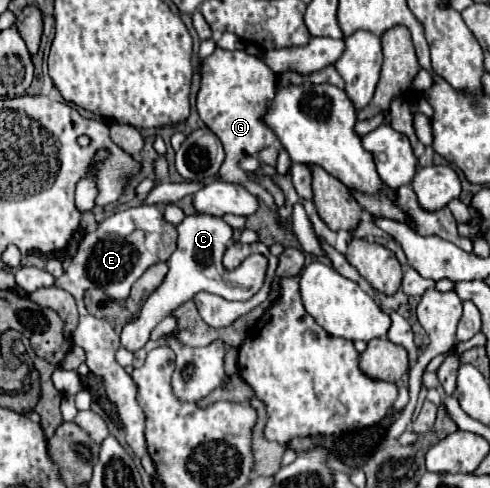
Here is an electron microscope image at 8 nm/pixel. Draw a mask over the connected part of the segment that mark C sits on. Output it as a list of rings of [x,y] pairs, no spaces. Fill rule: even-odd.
[[[202,212],[188,214],[182,220],[182,224],[178,224],[178,248],[172,254],[172,258],[168,260],[170,270],[168,270],[162,286],[146,300],[140,316],[122,328],[122,334],[120,334],[122,348],[126,348],[130,352],[140,350],[146,344],[154,326],[162,318],[166,318],[174,308],[178,308],[180,304],[190,300],[200,290],[214,292],[226,300],[248,300],[260,290],[260,286],[264,282],[264,272],[260,272],[260,276],[258,274],[236,276],[234,272],[224,270],[222,256],[224,256],[228,244],[232,242],[232,236],[234,236],[234,230],[220,216],[212,216],[212,214],[202,214]]]

